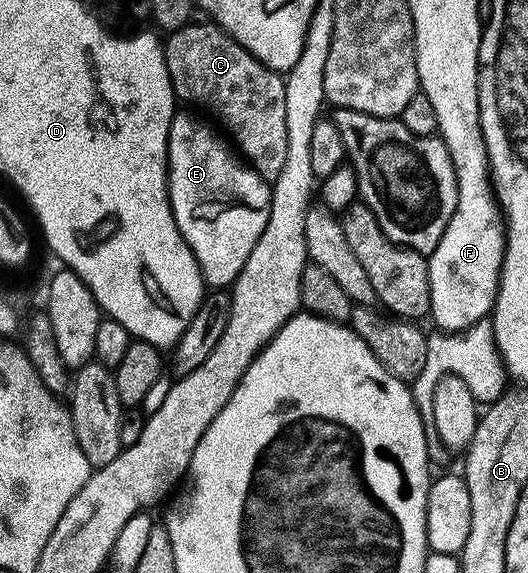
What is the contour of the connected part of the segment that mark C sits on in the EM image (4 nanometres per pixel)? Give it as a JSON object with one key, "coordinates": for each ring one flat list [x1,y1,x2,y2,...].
{"coordinates":[[191,21,184,29,165,36,166,68,174,94,181,102,183,99,215,115,234,138,233,146,241,152,245,162,263,179,273,181,280,169,284,169,284,157,288,153,285,78,264,66,221,27,210,21,198,22]]}

